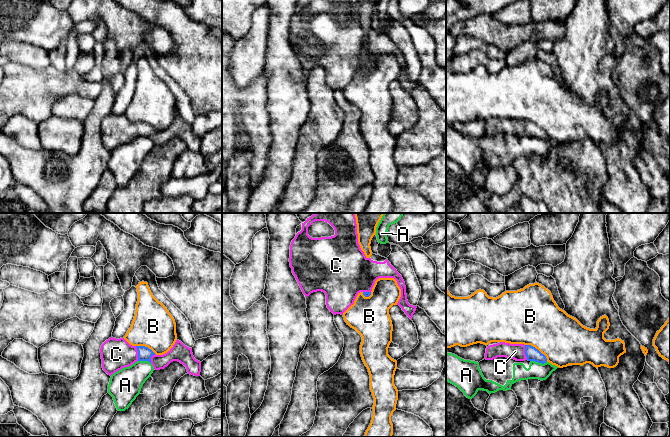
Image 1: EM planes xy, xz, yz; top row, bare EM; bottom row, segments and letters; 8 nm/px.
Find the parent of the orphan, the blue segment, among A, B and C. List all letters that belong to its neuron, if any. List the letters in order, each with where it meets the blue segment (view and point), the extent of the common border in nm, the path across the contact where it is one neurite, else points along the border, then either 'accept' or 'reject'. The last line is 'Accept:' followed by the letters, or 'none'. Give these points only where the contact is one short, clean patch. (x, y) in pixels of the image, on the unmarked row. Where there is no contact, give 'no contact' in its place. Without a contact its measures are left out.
A: contact yz (539, 138); length 130 nm; border yz (531, 136), (542, 139), (546, 138); reject
B: contact yz (537, 125); length 240 nm; border yz (525, 120), (530, 120), (537, 124), (547, 137); reject
C: contact xy (138, 129); length 120 nm; way xy (144, 129), (138, 129), (116, 130); accept
Accept: C

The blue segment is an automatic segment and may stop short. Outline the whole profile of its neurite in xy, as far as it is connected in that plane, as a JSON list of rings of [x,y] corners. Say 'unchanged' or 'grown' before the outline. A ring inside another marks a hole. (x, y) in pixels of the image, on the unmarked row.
grown; [[[111,113],[101,121],[100,129],[102,144],[110,152],[137,137],[148,137],[155,146],[164,145],[171,138],[178,137],[186,143],[190,151],[200,152],[201,148],[201,138],[194,134],[192,124],[179,116],[176,116],[167,129],[156,131],[148,123],[132,122],[124,114]]]

